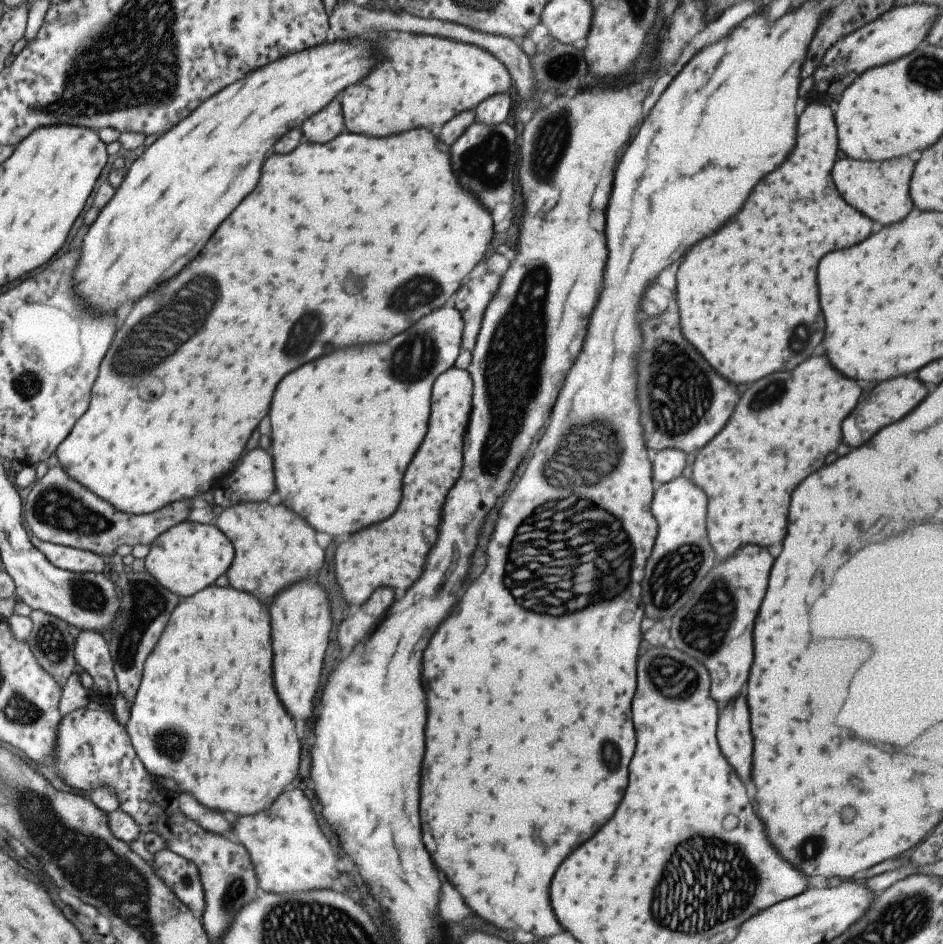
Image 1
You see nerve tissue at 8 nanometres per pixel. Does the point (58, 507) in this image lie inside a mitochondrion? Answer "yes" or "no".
yes

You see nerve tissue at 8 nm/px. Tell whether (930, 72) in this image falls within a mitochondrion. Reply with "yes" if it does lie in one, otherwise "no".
yes

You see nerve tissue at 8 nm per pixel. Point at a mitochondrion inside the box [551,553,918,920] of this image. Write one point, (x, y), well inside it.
(704, 626)

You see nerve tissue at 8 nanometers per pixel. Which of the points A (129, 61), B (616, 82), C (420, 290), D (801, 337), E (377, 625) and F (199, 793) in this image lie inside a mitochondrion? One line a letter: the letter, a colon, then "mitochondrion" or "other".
A: mitochondrion
B: other
C: mitochondrion
D: mitochondrion
E: other
F: other

